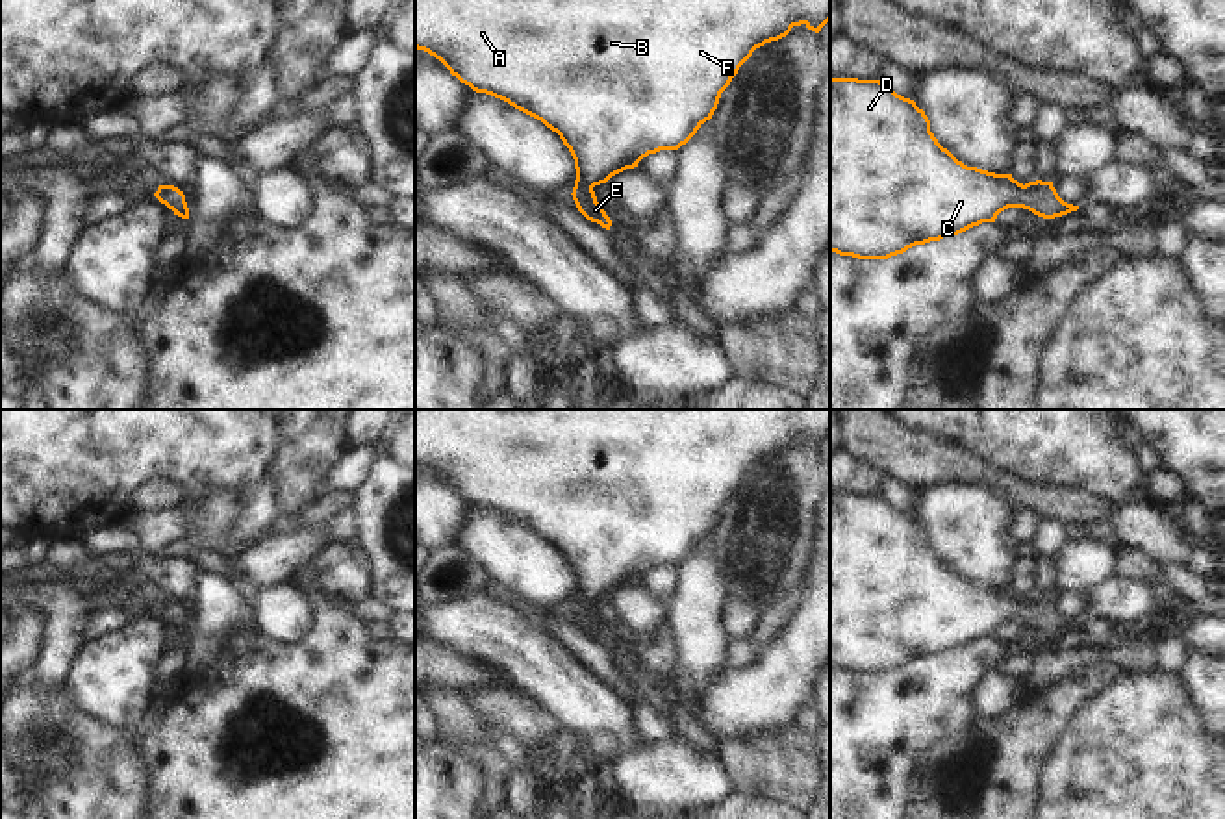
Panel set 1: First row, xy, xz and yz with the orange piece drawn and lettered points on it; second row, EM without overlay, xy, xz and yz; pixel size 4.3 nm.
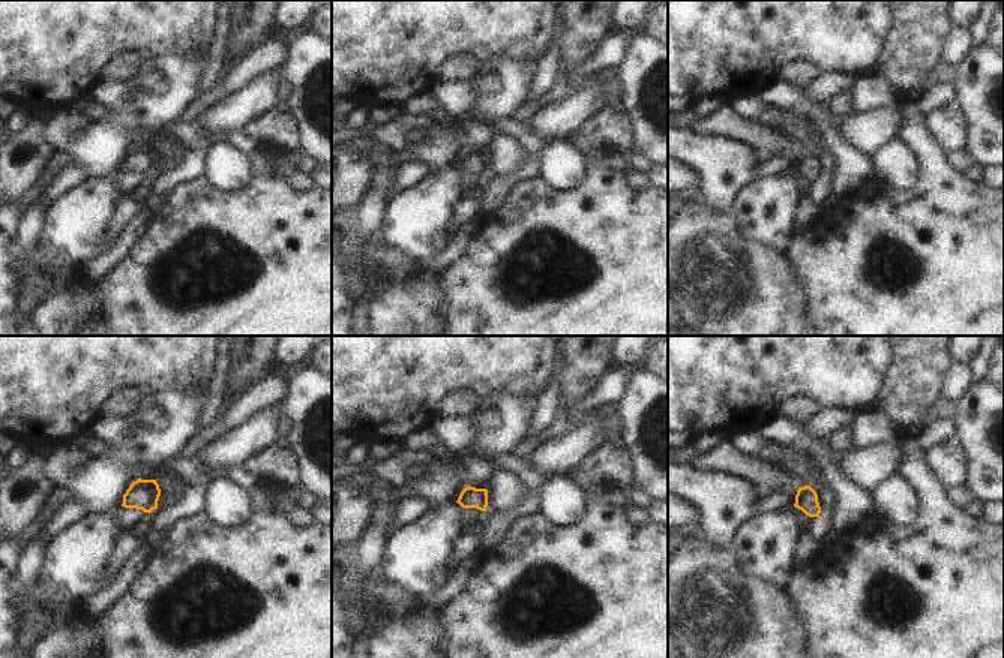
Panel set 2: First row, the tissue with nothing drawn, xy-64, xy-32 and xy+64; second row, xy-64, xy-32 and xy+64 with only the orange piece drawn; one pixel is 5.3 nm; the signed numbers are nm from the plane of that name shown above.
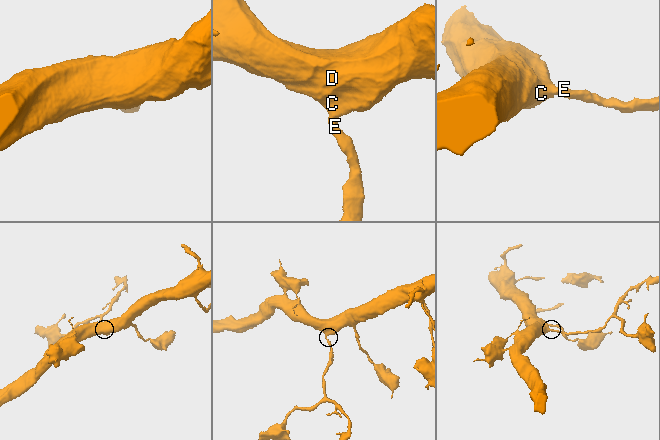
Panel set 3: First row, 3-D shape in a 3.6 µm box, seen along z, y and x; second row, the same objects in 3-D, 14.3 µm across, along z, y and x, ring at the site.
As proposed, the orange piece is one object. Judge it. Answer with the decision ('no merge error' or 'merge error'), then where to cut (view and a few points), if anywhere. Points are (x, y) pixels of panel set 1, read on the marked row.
no merge error; no cut

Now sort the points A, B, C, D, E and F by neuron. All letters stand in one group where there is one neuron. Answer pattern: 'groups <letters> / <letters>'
groups A B C D E F

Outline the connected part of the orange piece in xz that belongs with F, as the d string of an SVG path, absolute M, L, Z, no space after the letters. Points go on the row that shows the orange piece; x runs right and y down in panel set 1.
M415 0L415 48L439 59L452 76L473 91L500 98L556 132L575 159L576 180L571 195L578 211L587 220L610 230L612 220L597 202L595 185L638 167L649 154L678 150L712 119L721 93L756 48L786 37L793 26L801 24L819 33L828 20L830 0Z

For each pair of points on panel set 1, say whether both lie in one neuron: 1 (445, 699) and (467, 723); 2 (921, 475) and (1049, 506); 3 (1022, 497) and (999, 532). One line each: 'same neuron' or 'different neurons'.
1: same neuron
2: same neuron
3: different neurons

